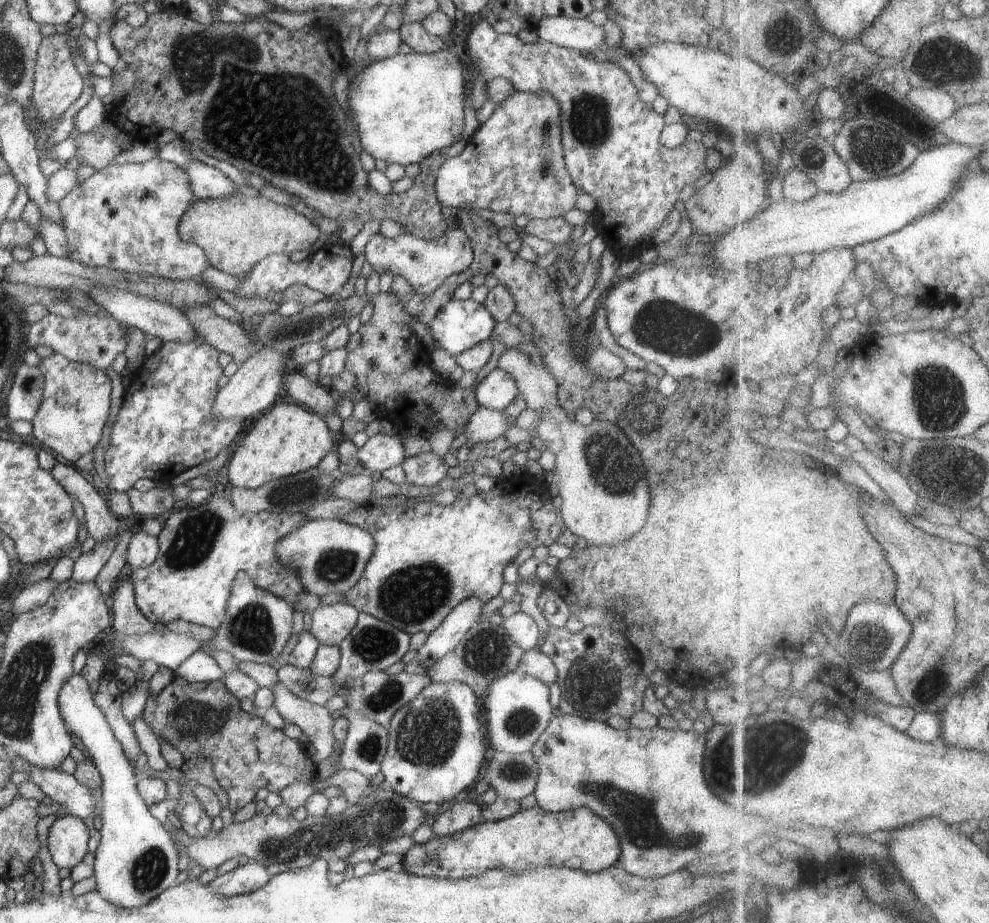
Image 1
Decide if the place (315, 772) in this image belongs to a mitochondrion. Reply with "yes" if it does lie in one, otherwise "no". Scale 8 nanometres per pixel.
no

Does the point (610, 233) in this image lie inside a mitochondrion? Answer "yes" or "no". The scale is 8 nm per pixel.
no

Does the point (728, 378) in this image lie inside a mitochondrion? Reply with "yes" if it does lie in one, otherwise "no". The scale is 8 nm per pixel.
no

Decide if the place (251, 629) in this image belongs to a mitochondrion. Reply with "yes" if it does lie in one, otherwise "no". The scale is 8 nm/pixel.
yes

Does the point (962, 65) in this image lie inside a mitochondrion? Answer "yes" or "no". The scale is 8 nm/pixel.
yes

